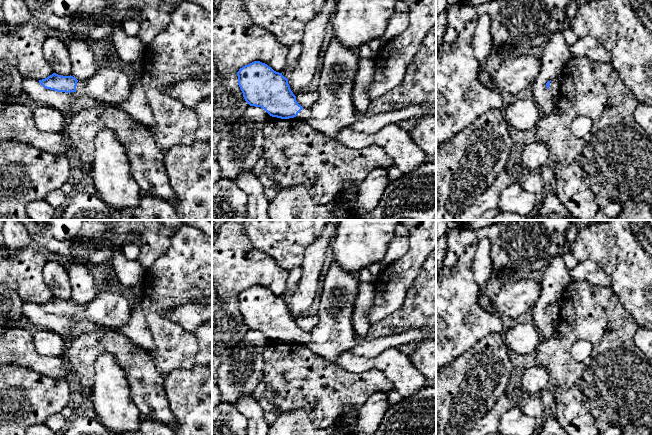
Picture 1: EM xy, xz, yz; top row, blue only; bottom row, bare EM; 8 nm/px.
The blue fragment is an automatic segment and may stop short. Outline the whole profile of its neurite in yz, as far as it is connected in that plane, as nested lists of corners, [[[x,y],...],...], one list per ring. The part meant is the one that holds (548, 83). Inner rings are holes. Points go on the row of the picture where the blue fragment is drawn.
[[[554,78],[546,83],[547,89],[551,92],[553,96],[559,95],[560,92],[560,80],[559,78]]]

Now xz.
[[[333,35],[323,59],[319,97],[310,108],[298,104],[282,73],[260,61],[239,69],[238,85],[250,106],[261,107],[272,117],[296,117],[334,138],[357,120],[352,93],[359,61],[358,53],[342,45]]]

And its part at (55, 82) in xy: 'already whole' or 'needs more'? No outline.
needs more

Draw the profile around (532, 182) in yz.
[[[515,161],[514,166],[516,181],[523,190],[539,196],[542,196],[548,190],[552,190],[552,186],[545,185],[540,171],[522,173],[518,161]]]

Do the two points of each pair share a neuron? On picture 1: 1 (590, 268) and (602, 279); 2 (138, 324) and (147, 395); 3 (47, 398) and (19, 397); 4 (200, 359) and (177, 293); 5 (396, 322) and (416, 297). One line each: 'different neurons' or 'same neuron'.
1: same neuron
2: different neurons
3: same neuron
4: different neurons
5: same neuron

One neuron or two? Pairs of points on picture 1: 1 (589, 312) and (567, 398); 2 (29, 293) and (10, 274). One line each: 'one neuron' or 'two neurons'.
1: one neuron
2: one neuron

